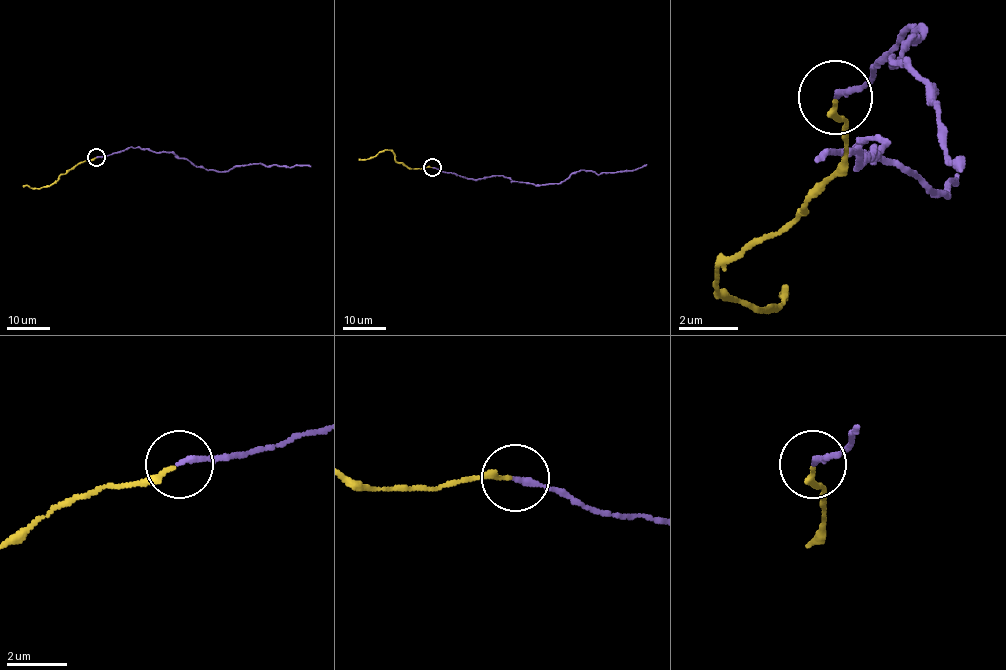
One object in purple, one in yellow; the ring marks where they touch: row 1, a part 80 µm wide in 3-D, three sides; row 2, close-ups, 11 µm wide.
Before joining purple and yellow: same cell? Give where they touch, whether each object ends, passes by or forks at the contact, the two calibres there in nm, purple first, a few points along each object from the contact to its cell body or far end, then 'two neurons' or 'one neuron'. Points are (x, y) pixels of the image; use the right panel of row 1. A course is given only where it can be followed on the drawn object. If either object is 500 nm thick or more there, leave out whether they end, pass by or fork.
at (835, 97); purple ends there; yellow ends there; 200 nm thick on the purple side, 180 nm on the other; purple runs (833, 99), (914, 25), (892, 62), (959, 173), (944, 195), (855, 151), (885, 144), (818, 158); yellow runs (833, 99), (848, 129), (848, 158), (803, 210), (730, 254), (715, 284), (722, 299), (767, 306), (789, 299); two neurons

